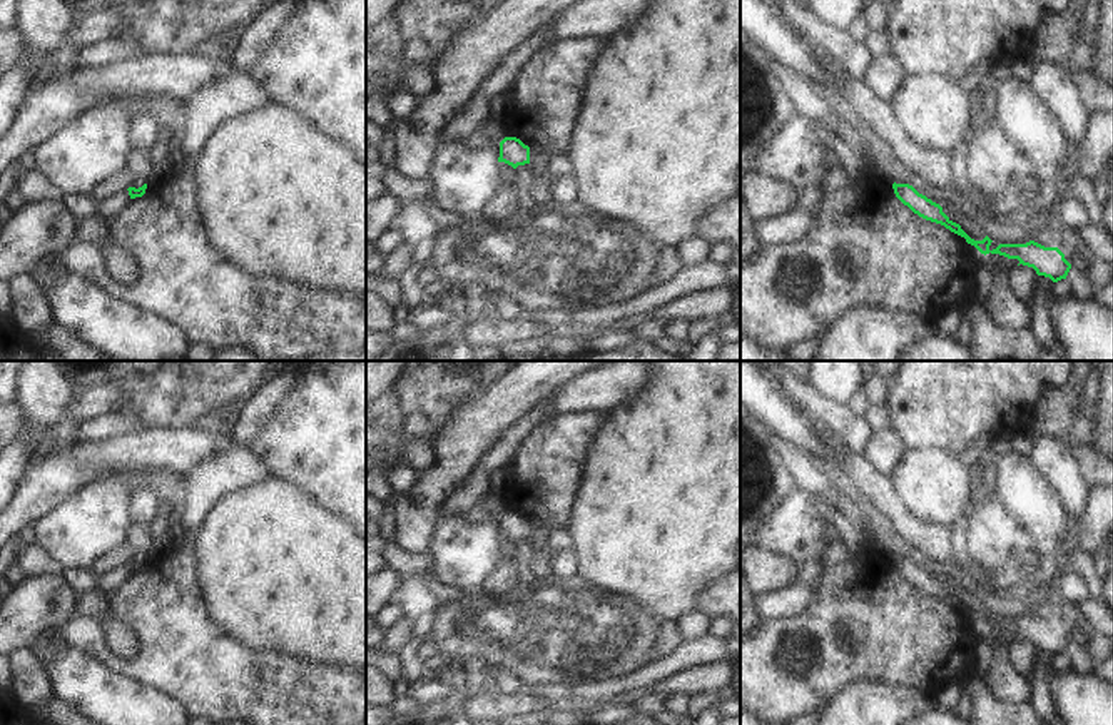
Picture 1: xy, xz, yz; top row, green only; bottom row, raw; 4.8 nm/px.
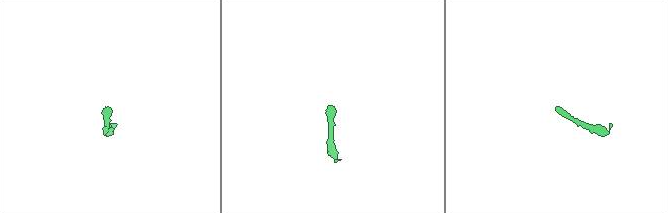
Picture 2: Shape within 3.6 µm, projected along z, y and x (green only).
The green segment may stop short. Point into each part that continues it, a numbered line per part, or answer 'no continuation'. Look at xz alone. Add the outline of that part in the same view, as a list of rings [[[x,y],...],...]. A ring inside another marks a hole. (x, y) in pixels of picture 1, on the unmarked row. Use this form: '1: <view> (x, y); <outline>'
no continuation

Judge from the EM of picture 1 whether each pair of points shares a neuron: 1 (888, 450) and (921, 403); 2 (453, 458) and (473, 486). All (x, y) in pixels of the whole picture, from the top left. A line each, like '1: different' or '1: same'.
1: different
2: different

